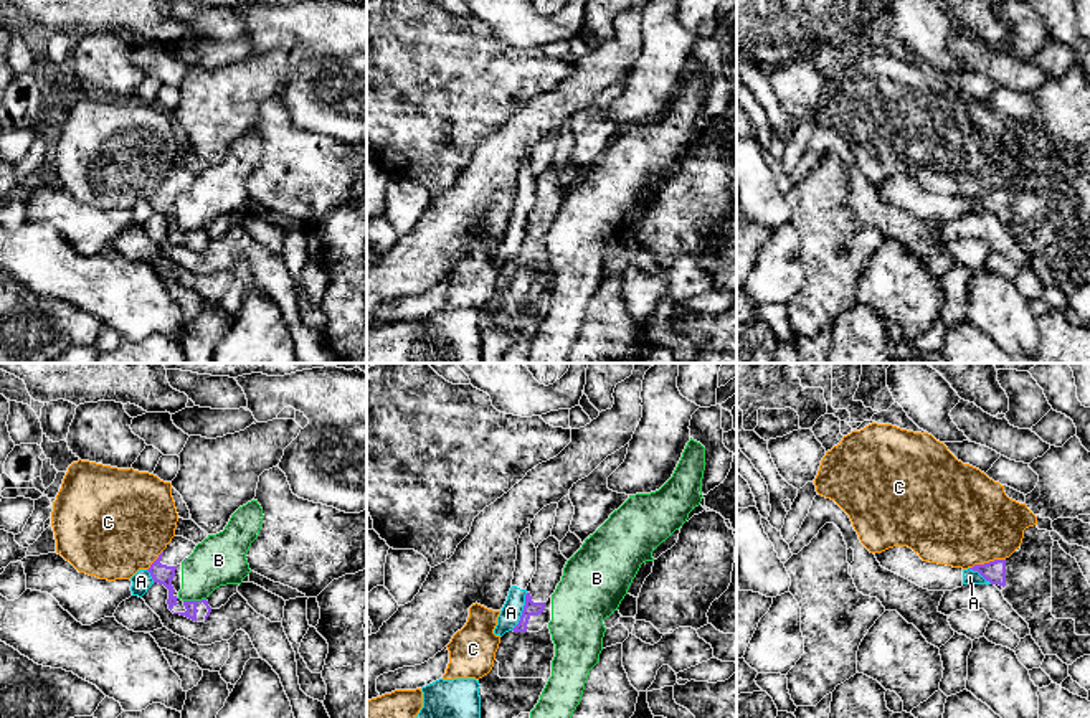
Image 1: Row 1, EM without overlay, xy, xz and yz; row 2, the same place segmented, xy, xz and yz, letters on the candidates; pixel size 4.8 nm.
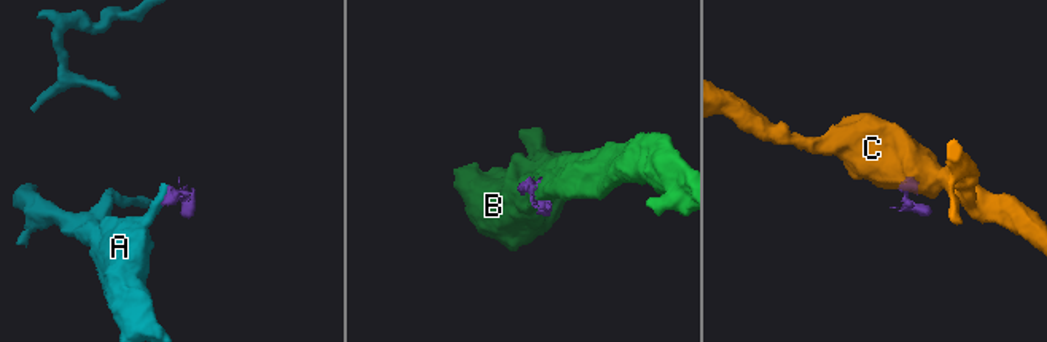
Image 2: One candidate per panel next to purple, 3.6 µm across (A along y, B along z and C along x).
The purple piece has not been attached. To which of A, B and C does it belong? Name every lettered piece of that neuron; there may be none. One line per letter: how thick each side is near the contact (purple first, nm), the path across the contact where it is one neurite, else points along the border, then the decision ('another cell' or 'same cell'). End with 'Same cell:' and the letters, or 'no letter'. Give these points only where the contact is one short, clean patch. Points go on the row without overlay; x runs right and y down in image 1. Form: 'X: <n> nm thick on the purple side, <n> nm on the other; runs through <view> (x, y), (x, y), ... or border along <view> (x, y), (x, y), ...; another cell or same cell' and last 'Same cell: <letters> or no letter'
A: 70 nm thick on the purple side, 100 nm on the other; border along xz (527, 223), (522, 245), (511, 259); another cell
B: 100 nm thick on the purple side, 240 nm on the other; another cell
C: 110 nm thick on the purple side, 460 nm on the other; border along yz (1004, 188), (975, 193), (970, 198); another cell
Same cell: no letter

